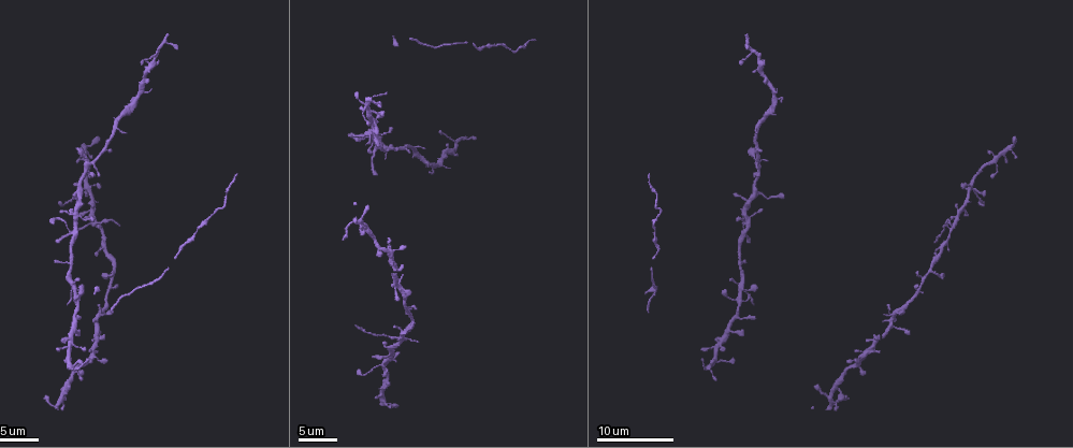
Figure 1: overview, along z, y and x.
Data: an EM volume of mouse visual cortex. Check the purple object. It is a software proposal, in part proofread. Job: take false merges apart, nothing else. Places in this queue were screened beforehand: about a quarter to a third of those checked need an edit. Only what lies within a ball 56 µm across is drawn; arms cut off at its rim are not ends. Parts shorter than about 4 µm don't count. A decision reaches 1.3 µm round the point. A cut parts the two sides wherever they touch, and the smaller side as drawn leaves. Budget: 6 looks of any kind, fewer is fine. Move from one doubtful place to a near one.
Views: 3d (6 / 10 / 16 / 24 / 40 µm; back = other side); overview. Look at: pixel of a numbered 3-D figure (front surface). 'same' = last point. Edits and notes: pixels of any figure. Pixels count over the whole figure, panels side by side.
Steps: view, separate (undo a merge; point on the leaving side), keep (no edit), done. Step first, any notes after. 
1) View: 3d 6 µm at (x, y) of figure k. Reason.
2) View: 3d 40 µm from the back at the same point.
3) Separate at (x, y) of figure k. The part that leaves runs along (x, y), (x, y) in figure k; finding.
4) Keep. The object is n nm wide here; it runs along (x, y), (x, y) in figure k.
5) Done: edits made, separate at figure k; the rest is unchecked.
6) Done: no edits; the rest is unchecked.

View: 3d 10 µm at (99, 228) of figure 1. Four-way junction.

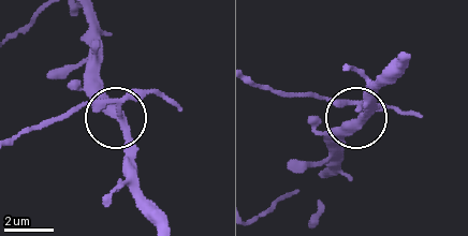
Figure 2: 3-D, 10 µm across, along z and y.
Separate at (86, 105) of figure 2. 4 arms meet here; the part that leaves runs along (121, 117), (110, 102), (91, 100), (17, 133) in figure 2; two neurons meet here.

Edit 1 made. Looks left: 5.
View: overview.

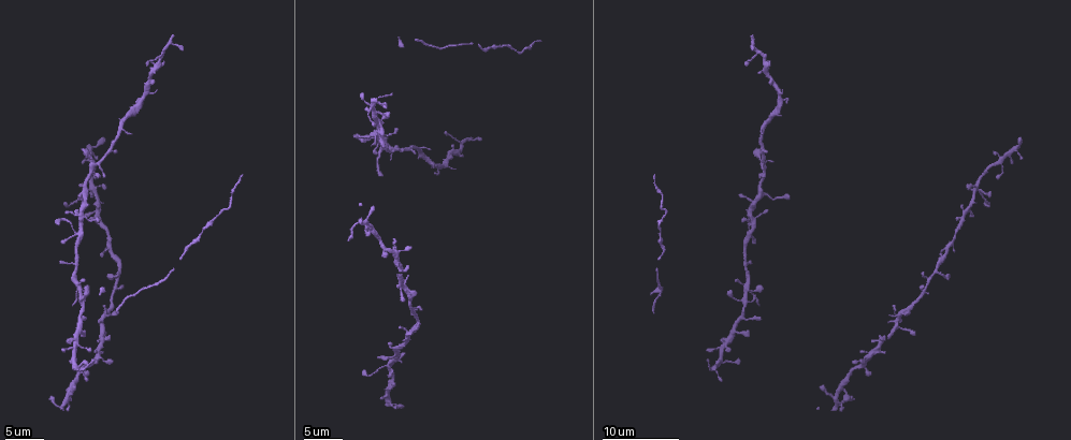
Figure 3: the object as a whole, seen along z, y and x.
View: 3d 6 µm at (80, 301) of figure 3. Four arms meet.

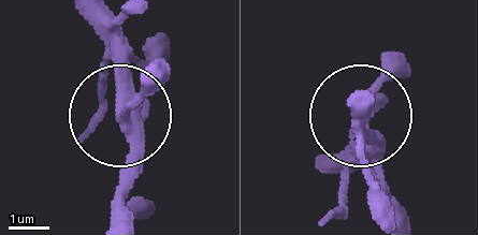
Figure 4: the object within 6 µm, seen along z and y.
Keep. It runs along (115, 215), (129, 174), (119, 113), (167, 64) in figure 4; one neuron here.

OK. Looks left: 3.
View: 3d 10 µm at (978, 187) of figure 3. Small branch off a trunk.

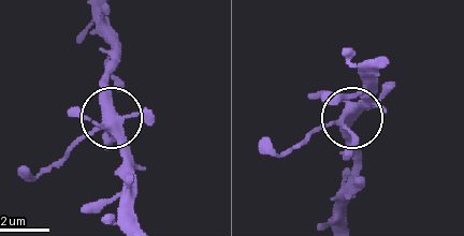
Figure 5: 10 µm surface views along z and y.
Keep. All the same neuron.

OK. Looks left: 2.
Done: edits made, separate at figure 2; the rest is unchecked.

